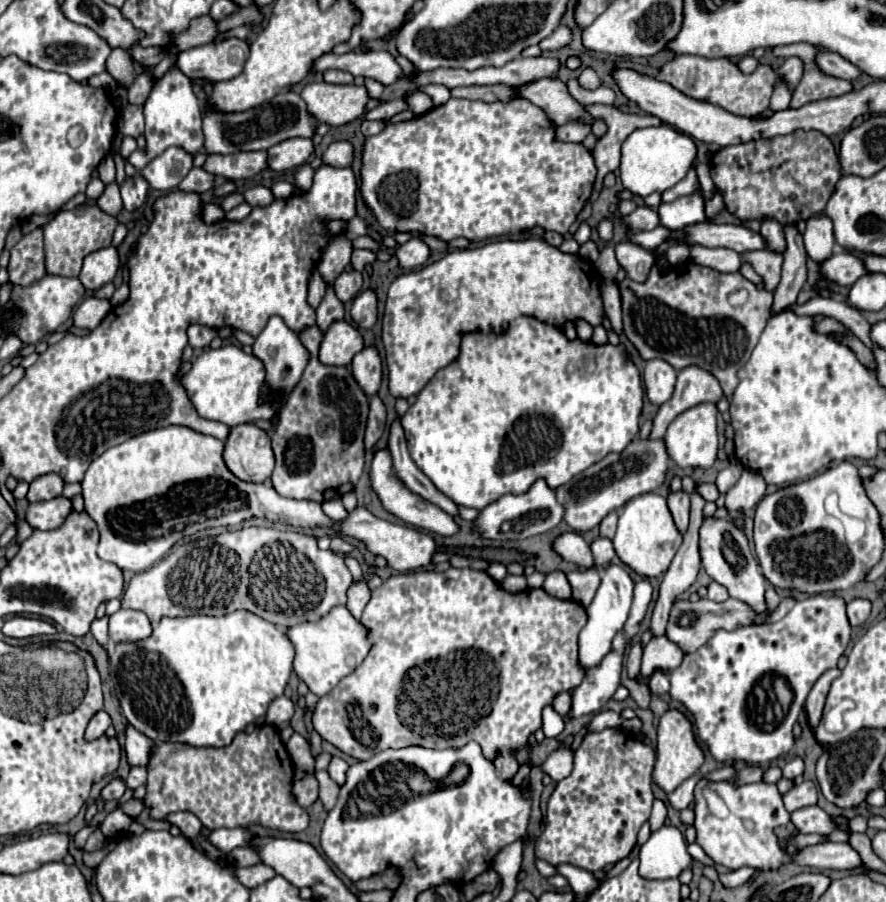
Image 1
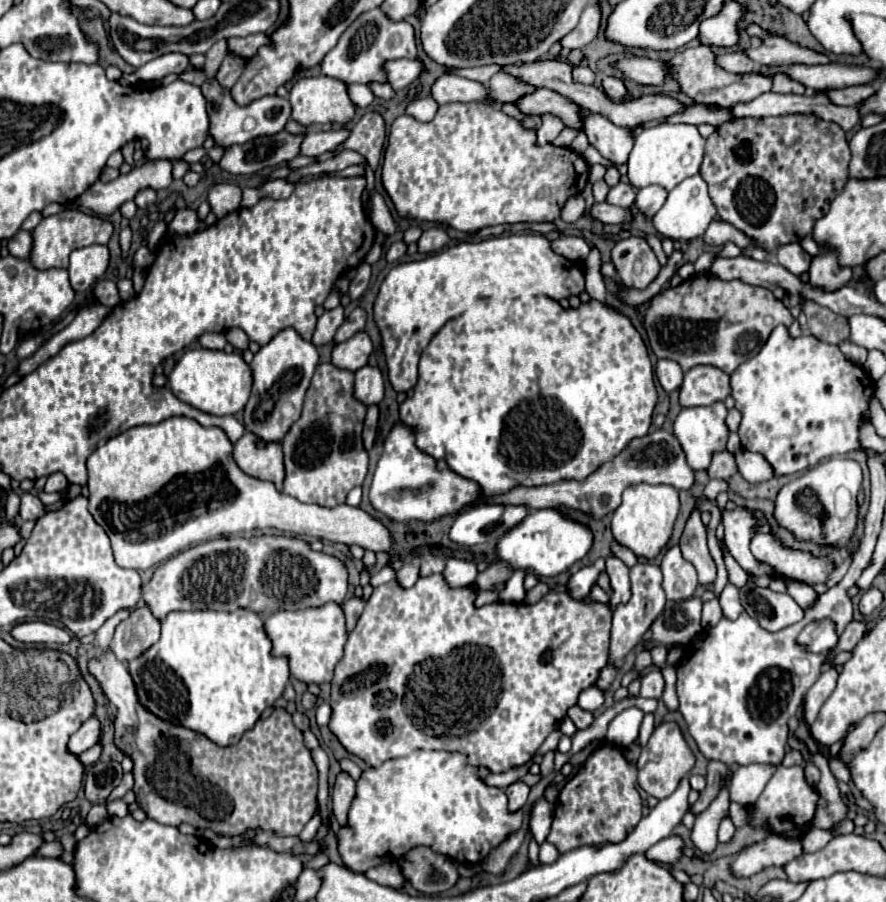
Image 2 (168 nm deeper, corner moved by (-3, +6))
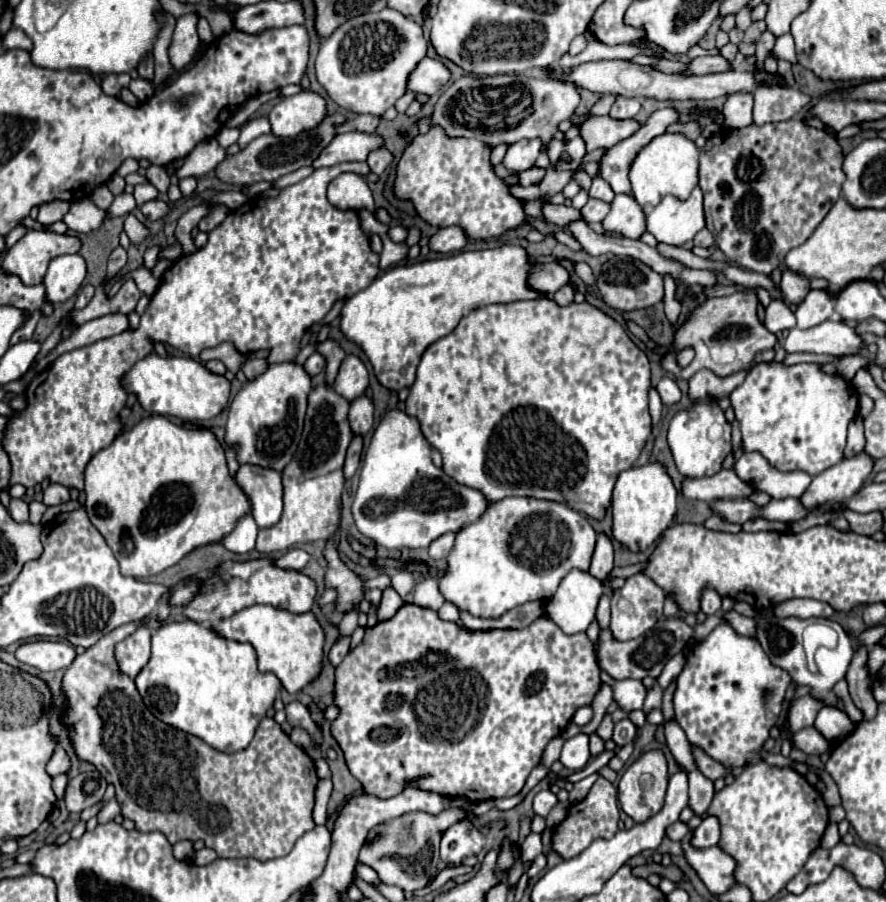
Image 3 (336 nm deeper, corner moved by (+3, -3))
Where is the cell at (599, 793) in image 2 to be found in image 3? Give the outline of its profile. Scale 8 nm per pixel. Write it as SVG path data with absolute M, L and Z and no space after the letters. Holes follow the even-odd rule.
M598 777L588 795L582 801L576 801L568 807L568 815L562 823L558 823L552 831L552 851L560 855L562 859L572 859L580 855L594 839L608 839L618 831L618 821L620 821L620 807L618 807L618 791L616 787L604 779Z

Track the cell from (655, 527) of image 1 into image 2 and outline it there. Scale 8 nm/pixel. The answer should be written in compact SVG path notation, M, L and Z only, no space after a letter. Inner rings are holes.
M636 484L628 486L622 492L622 502L612 514L612 534L614 538L630 548L634 554L640 558L656 558L666 544L670 542L674 520L680 510L680 500L678 500L678 490L666 484Z

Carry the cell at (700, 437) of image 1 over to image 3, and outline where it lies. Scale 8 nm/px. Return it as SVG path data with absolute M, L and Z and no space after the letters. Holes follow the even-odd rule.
M694 403L690 409L674 415L668 427L668 445L674 455L676 467L684 477L712 477L722 469L724 457L732 451L732 435L730 425L726 423L724 413L714 403Z

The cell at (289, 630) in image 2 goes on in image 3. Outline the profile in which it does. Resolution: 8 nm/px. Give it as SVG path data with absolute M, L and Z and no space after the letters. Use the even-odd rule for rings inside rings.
M252 605L234 613L232 617L214 625L214 629L228 639L250 643L260 659L260 671L274 673L288 693L302 691L322 673L324 661L324 629L314 613L290 613L284 609L274 609L272 605Z

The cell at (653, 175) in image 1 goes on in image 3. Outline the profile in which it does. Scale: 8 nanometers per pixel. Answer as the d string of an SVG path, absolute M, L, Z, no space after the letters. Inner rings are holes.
M664 133L654 137L644 145L630 165L630 183L636 201L642 207L656 207L664 195L688 197L688 193L698 185L698 155L700 149L682 133Z

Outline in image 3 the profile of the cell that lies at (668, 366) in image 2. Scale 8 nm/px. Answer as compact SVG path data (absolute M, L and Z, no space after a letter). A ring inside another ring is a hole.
M662 377L660 383L656 385L656 389L658 389L658 393L660 393L664 405L678 403L680 397L682 397L682 395L680 395L680 389L678 389L678 385L676 385L676 381L670 379L670 377Z

